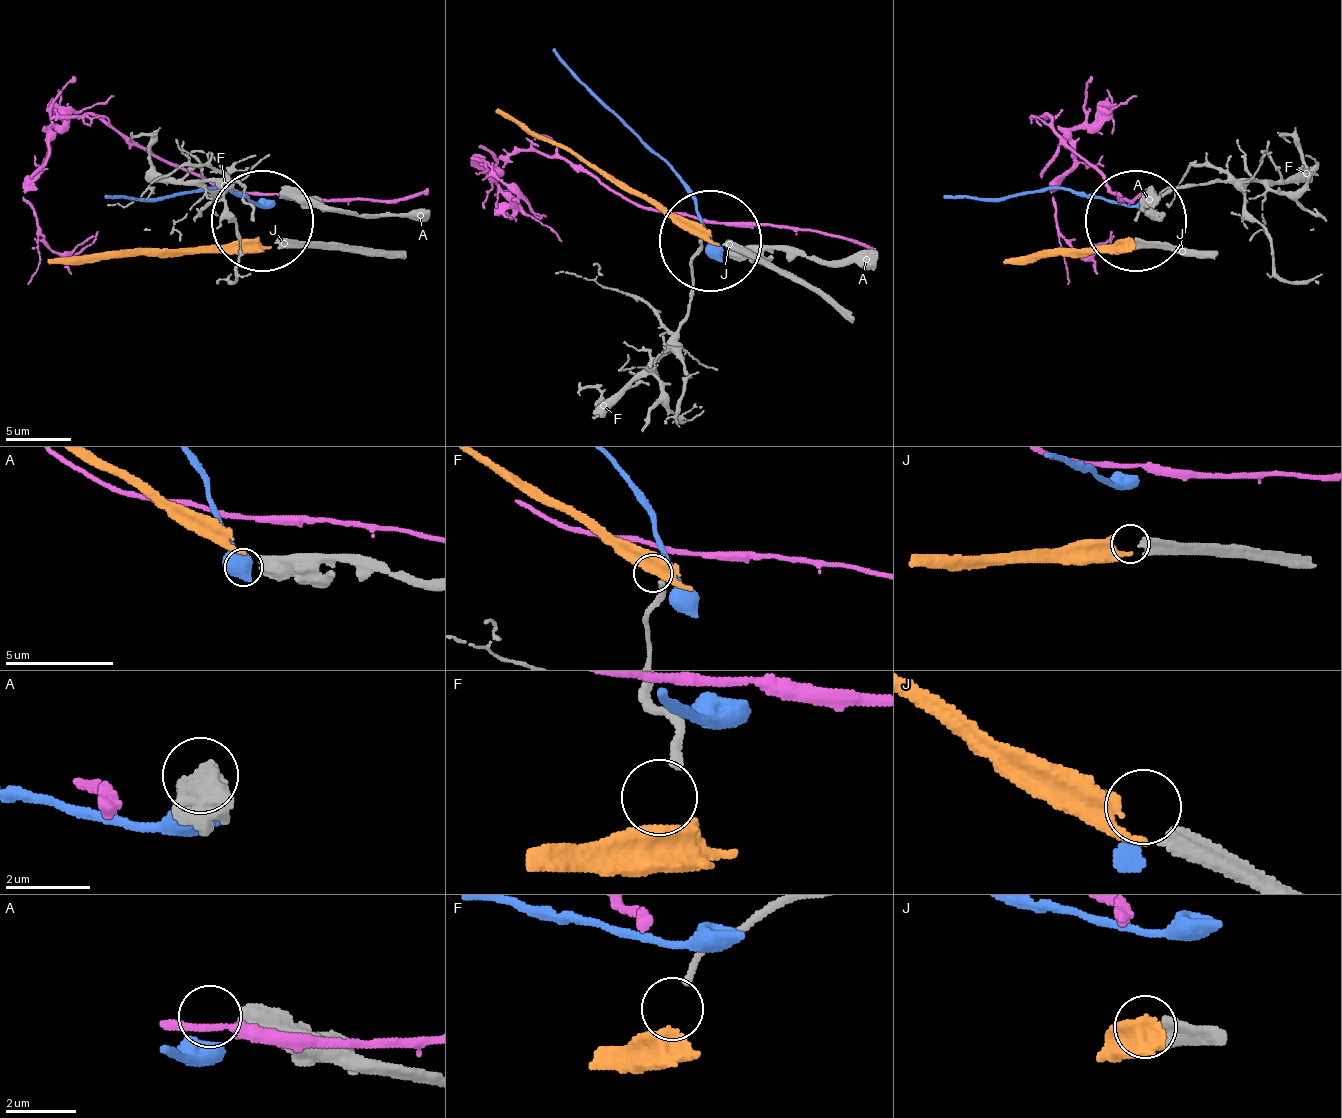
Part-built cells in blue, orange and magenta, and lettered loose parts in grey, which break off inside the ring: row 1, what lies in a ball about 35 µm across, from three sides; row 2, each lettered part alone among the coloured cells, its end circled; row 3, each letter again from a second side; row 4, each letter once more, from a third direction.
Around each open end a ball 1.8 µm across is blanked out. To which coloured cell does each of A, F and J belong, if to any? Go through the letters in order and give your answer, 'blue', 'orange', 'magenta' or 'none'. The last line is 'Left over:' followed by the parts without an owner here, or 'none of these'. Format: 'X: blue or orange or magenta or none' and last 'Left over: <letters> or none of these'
A: none
F: none
J: orange
Left over: A, F

